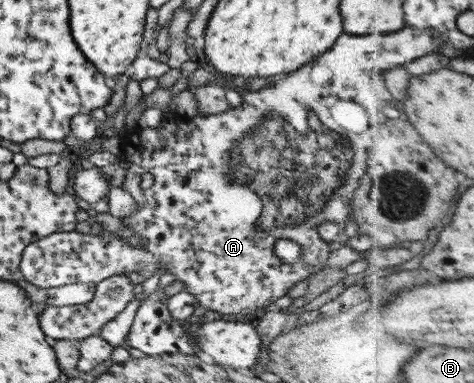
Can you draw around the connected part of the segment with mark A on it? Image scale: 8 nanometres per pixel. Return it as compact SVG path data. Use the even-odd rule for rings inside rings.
M405 28L394 33L365 36L341 33L329 50L303 64L299 70L277 76L269 86L262 84L246 89L246 92L244 90L242 101L236 107L227 108L219 114L196 114L188 118L163 116L156 128L136 128L119 142L121 159L130 164L119 187L129 191L137 203L137 212L121 218L121 221L139 234L139 247L131 248L107 231L96 235L74 231L53 233L23 248L19 271L33 286L53 289L73 283L97 284L104 278L127 275L131 271L148 278L163 266L165 272L174 275L174 280L183 282L183 291L193 294L197 306L221 315L240 313L248 319L253 309L266 308L276 298L287 294L295 282L307 280L311 273L326 266L329 251L338 243L325 242L320 238L317 227L321 222L334 222L344 233L351 229L349 201L353 198L362 171L357 170L353 163L354 152L349 138L343 136L343 132L338 134L337 124L331 118L317 118L321 114L314 109L313 98L323 98L323 93L329 91L336 95L338 103L352 103L352 98L345 97L348 90L335 86L339 76L361 78L365 85L365 76L381 78L386 71L413 62L442 46L447 47L447 38L431 30ZM145 172L153 177L153 183L147 189L140 186L141 174ZM280 238L291 239L301 245L297 262L285 264L275 256L273 243Z

